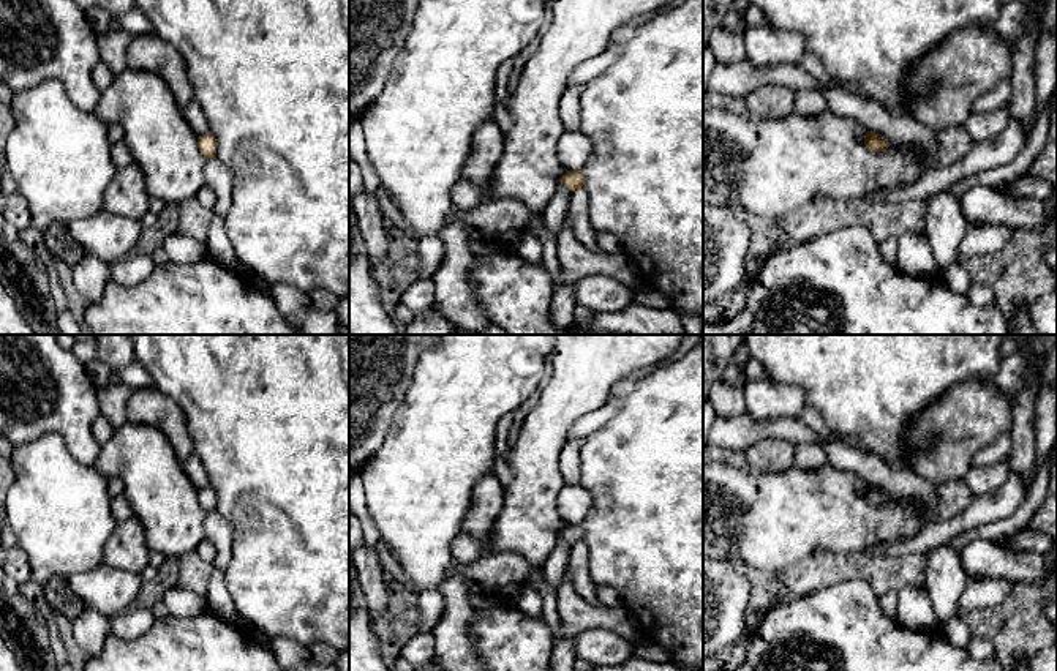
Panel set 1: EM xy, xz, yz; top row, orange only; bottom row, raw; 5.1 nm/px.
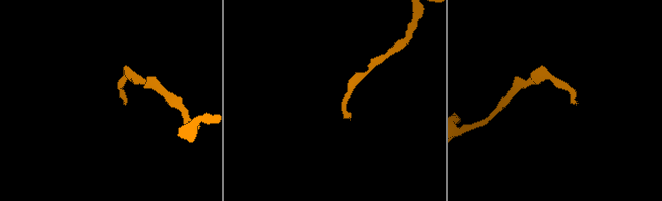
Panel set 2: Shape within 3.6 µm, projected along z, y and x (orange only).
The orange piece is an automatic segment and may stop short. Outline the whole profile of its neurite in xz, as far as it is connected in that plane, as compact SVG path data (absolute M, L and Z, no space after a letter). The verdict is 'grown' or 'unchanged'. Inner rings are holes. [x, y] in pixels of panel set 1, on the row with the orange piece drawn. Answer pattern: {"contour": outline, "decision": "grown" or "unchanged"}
{"contour": "M567 171L559 182L570 191L581 188L585 185L585 175L581 171Z", "decision": "unchanged"}

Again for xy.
{"contour": "M210 131L197 137L197 147L205 159L216 156L216 139Z", "decision": "unchanged"}

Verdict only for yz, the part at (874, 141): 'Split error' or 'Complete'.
Complete

